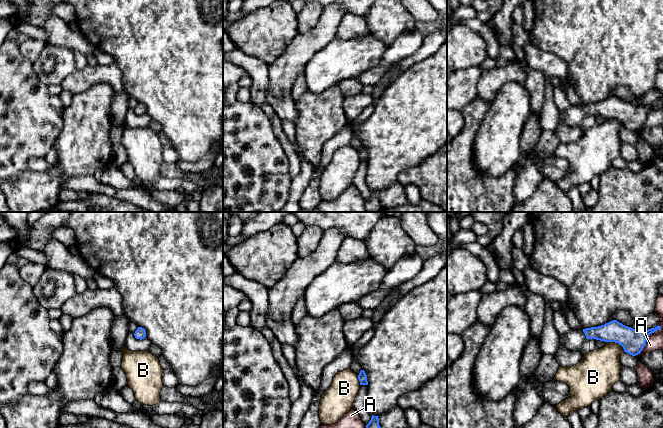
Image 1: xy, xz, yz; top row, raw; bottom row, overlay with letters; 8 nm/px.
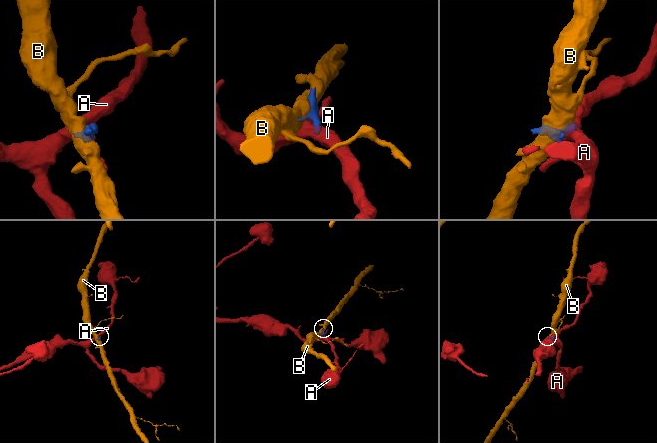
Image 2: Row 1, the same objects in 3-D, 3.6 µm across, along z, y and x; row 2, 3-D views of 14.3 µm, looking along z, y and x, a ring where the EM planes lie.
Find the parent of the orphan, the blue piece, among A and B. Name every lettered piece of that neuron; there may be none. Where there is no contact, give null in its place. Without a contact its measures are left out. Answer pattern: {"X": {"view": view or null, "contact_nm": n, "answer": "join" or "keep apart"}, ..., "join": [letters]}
{"A": {"view": "yz", "contact_nm": 320, "answer": "keep apart"}, "B": {"view": "yz", "contact_nm": 170, "answer": "keep apart"}, "join": []}

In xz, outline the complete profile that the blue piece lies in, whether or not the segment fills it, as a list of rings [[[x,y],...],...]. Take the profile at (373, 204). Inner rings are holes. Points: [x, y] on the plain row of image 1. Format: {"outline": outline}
{"outline": [[[372,191],[371,196],[366,201],[366,210],[367,212],[380,212],[382,209],[382,205],[379,201],[378,192]]]}

